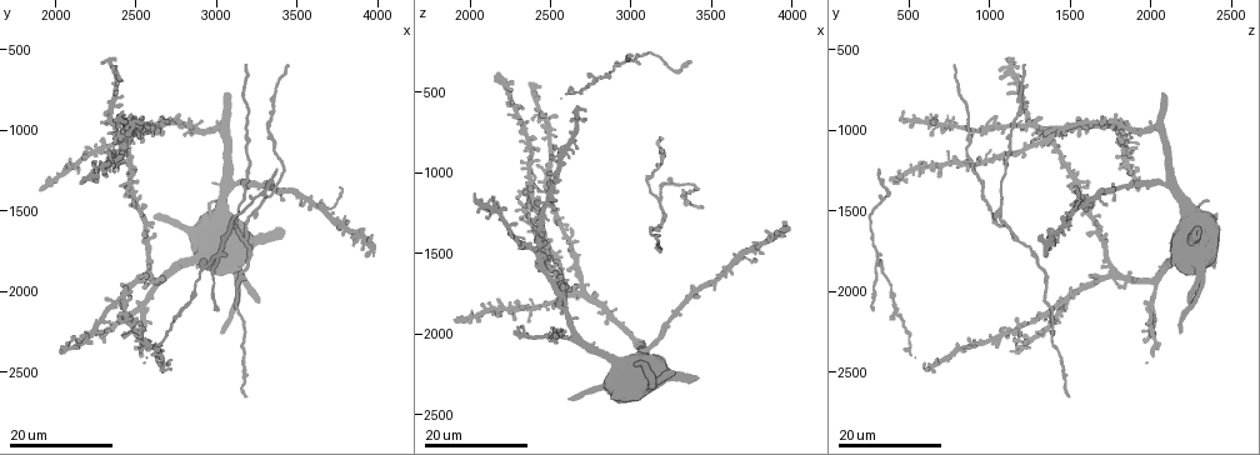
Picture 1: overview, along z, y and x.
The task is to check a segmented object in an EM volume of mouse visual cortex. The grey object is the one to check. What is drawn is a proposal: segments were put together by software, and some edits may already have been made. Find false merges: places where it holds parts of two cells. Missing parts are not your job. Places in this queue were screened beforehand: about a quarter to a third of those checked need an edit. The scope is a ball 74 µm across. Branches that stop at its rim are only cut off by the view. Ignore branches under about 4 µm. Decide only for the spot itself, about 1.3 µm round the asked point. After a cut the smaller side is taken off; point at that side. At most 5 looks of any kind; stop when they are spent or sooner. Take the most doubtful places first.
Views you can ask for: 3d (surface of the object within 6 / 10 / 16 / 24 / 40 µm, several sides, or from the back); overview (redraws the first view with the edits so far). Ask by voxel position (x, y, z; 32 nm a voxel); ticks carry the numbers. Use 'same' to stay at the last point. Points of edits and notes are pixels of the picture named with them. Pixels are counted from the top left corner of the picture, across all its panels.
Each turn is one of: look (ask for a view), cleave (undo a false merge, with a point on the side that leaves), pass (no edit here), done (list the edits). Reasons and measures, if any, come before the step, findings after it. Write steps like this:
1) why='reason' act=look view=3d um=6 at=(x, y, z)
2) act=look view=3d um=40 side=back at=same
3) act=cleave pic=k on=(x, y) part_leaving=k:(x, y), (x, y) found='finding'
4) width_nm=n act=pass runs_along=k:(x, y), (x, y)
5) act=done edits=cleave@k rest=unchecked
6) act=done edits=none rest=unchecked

why='four-way junction' act=look view=3d um=24 at=(3020, 1780, 320)

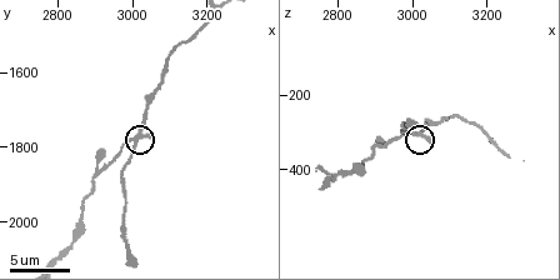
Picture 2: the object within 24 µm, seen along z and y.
act=look view=3d um=10 at=(3000, 1790, 310)

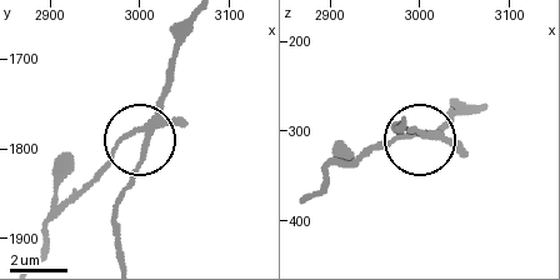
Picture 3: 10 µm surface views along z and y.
width_nm=220 act=cleave pic=3 on=(105, 170) part_leaving=3:(126, 135), (50, 219), (40, 254) found='two cells meet here'

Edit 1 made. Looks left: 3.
act=look view=overview

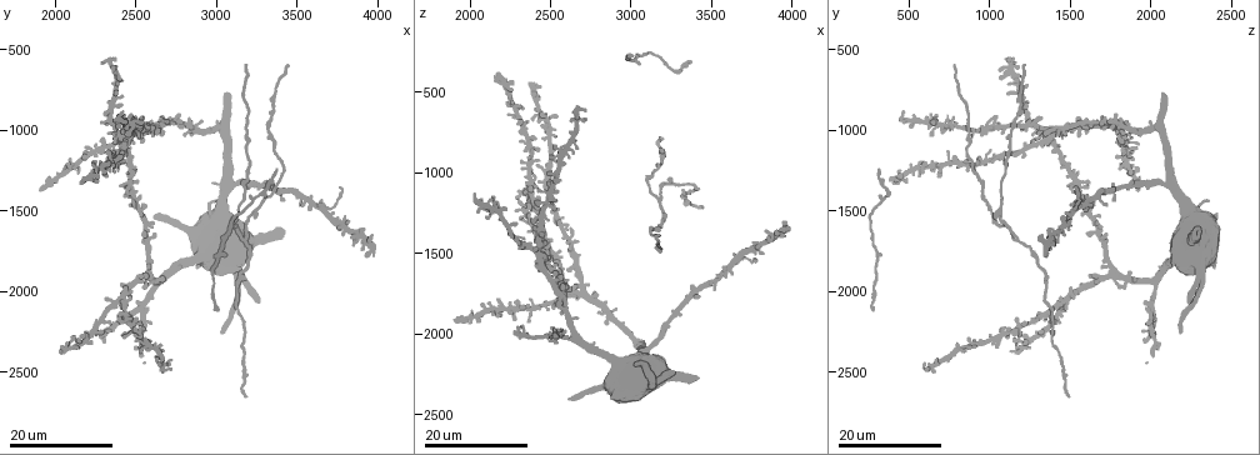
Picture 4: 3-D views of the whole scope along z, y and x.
why='side arm on a straight run' act=look view=3d um=24 at=(3180, 1660, 1180)

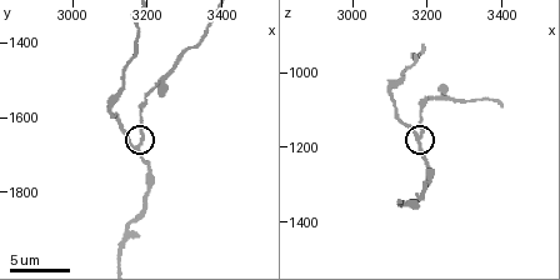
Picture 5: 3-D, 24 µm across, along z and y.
act=look view=3d um=6 at=(3160, 1690, 1180)

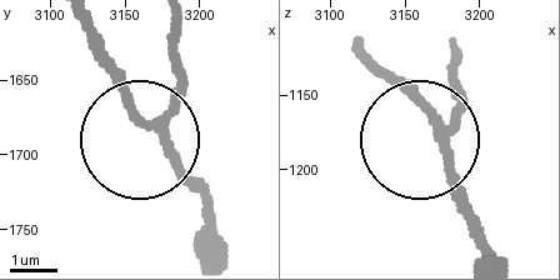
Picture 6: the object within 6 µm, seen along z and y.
act=pass found='one cell here'

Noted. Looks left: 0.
act=done edits=cleave@3 rest=unchecked

